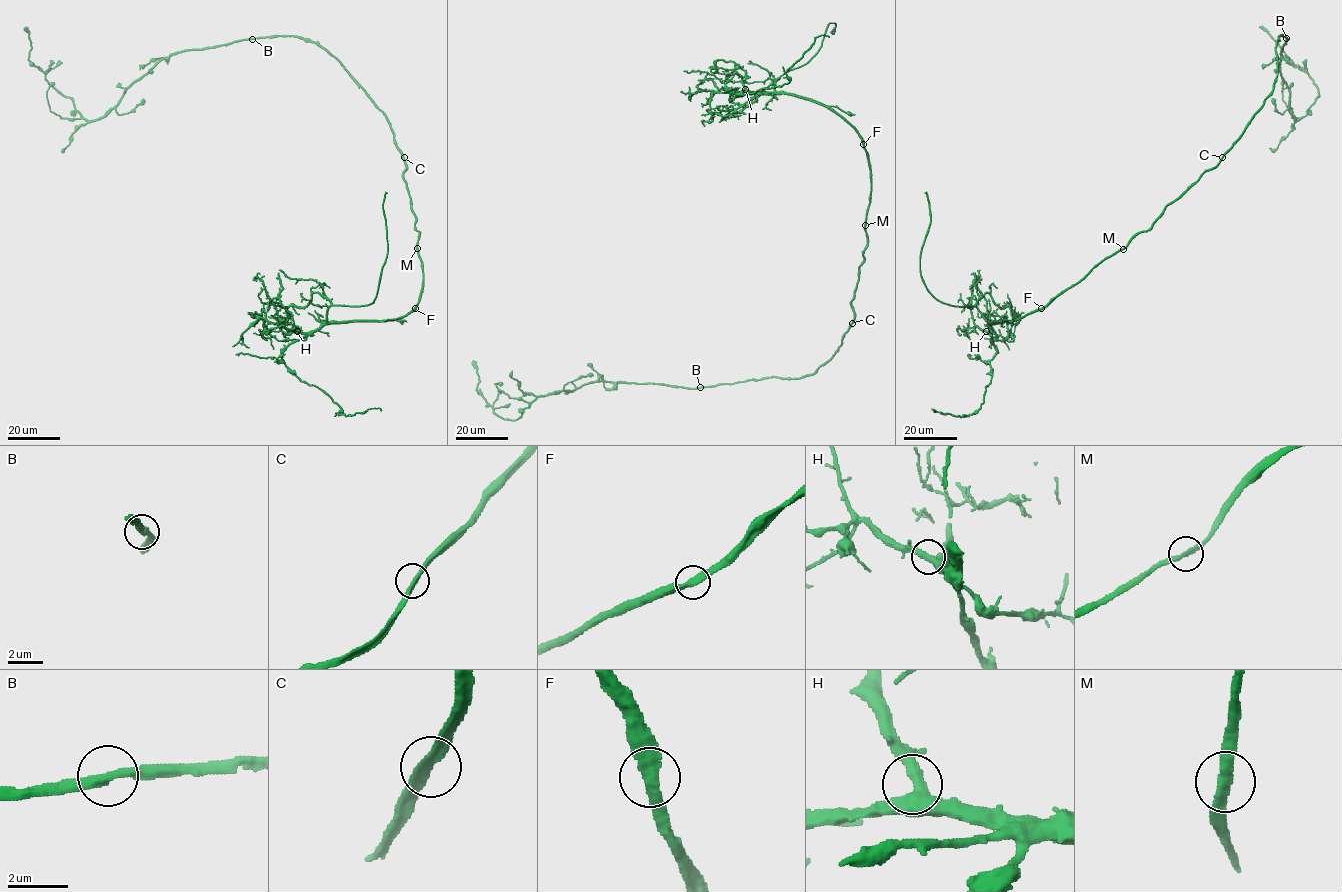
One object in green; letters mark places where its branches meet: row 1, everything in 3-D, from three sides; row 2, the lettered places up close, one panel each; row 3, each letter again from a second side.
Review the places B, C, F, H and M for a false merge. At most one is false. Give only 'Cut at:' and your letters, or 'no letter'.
Cut at: no letter

